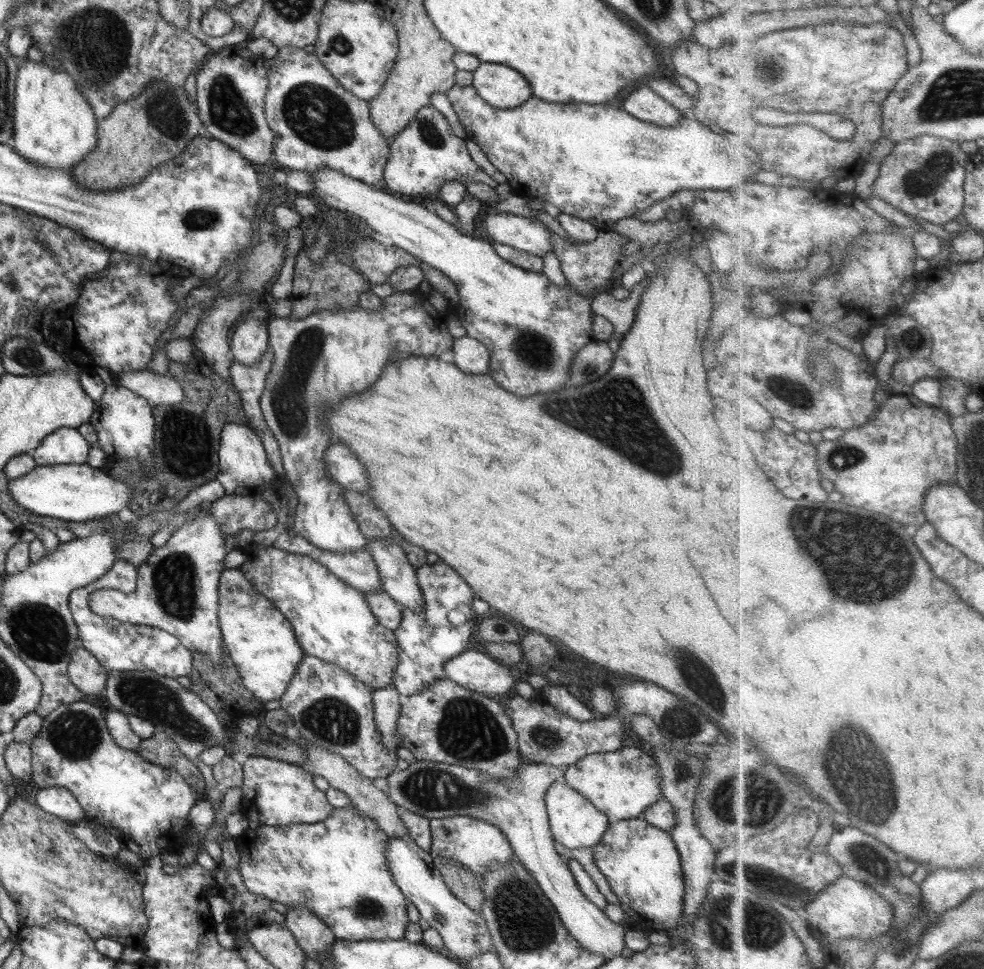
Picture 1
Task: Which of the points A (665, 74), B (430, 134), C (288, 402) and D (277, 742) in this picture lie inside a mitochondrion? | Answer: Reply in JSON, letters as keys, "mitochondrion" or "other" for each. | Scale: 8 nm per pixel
{"A":"other","B":"mitochondrion","C":"mitochondrion","D":"mitochondrion"}

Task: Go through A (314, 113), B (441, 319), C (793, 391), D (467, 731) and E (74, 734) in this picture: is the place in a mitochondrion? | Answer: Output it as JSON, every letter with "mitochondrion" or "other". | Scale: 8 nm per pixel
{"A":"mitochondrion","B":"other","C":"mitochondrion","D":"mitochondrion","E":"mitochondrion"}

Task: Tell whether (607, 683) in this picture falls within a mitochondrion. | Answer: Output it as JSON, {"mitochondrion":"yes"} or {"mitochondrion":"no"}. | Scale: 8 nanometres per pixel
{"mitochondrion":"no"}

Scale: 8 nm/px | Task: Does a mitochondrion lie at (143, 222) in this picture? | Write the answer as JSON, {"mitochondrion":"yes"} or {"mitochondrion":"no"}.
{"mitochondrion":"no"}

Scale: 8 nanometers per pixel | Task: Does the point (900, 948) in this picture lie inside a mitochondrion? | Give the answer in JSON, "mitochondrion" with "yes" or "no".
{"mitochondrion":"yes"}

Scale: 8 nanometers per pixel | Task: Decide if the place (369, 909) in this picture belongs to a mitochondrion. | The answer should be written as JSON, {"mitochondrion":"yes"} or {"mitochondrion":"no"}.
{"mitochondrion":"yes"}

